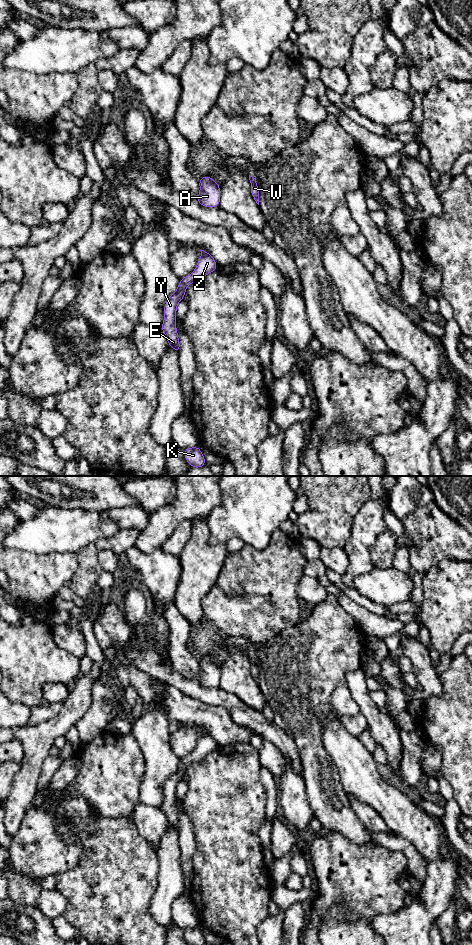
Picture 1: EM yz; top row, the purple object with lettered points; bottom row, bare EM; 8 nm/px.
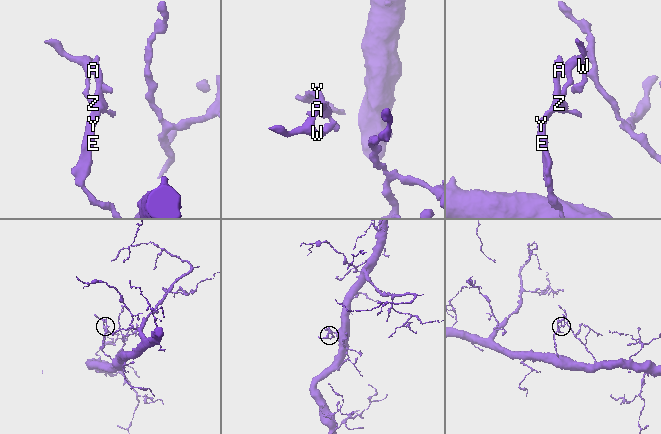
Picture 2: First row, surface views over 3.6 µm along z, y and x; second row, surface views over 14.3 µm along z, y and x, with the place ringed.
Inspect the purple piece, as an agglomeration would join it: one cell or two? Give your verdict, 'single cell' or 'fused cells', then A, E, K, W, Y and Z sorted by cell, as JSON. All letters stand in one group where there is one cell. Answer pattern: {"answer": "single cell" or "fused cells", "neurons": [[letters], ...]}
{"answer": "single cell", "neurons": [["A", "E", "K", "W", "Y", "Z"]]}

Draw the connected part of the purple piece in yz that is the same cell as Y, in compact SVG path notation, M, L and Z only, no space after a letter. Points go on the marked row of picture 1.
M204 250L200 251L201 257L194 272L180 280L177 290L168 298L164 307L164 321L161 330L165 333L168 344L178 353L180 352L180 344L175 325L177 304L184 299L189 284L204 278L207 274L215 271L218 266L211 254Z

